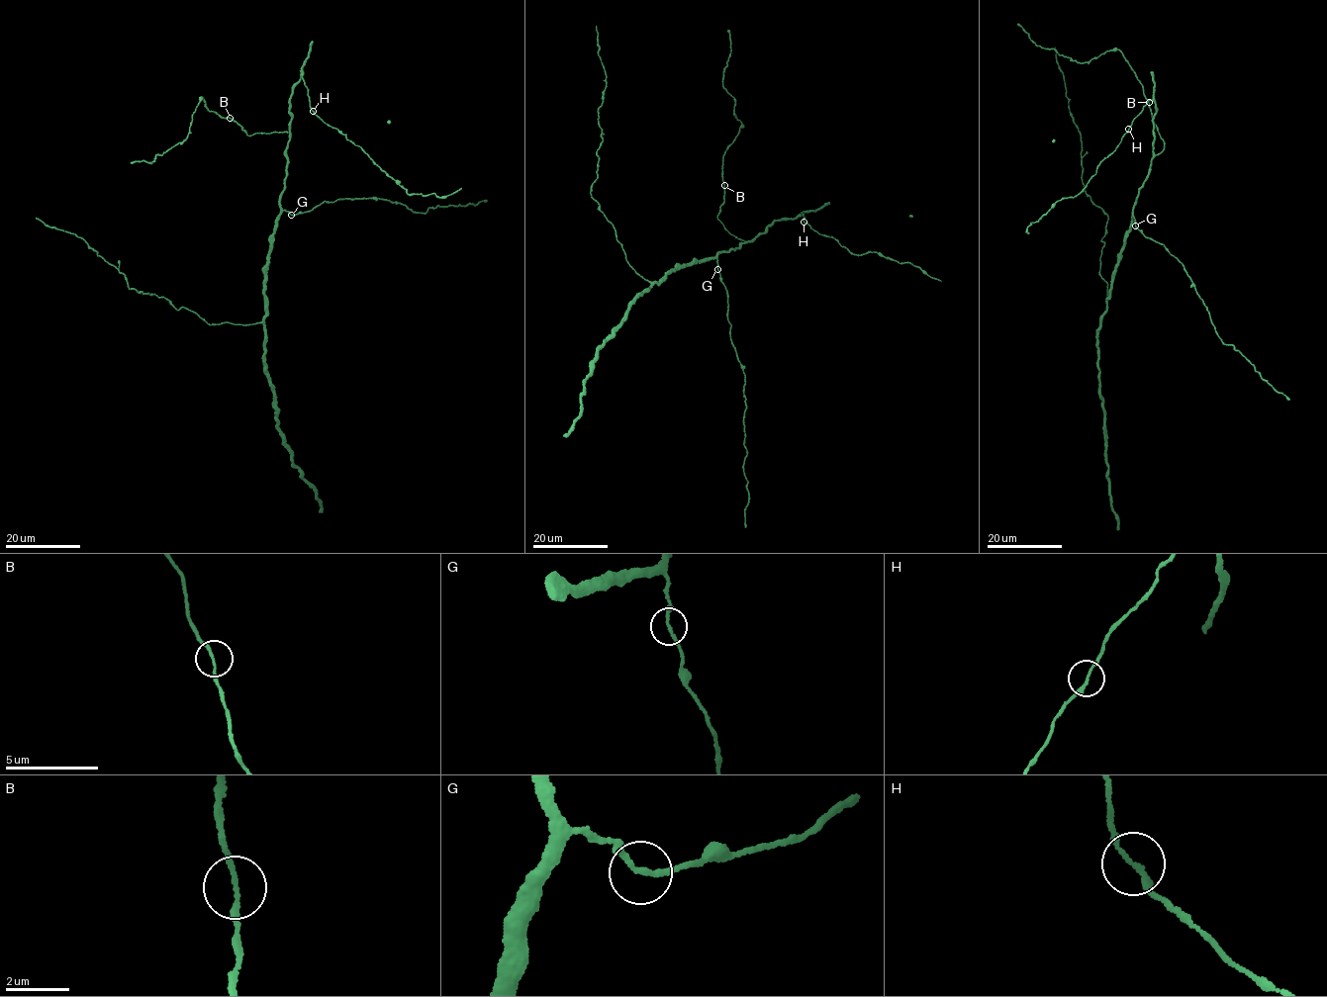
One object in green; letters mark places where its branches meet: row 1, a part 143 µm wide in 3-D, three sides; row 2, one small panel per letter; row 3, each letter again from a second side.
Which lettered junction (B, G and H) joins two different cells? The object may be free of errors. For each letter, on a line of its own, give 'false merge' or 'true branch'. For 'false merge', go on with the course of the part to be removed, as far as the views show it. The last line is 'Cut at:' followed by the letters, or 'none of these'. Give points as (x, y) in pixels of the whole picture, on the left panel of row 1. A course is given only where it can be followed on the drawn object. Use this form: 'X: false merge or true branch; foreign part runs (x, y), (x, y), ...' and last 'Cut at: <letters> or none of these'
B: true branch
G: true branch
H: true branch
Cut at: none of these

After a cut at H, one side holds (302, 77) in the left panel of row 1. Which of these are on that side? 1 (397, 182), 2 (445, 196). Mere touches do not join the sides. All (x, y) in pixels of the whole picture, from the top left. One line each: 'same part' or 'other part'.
1: other part
2: other part

